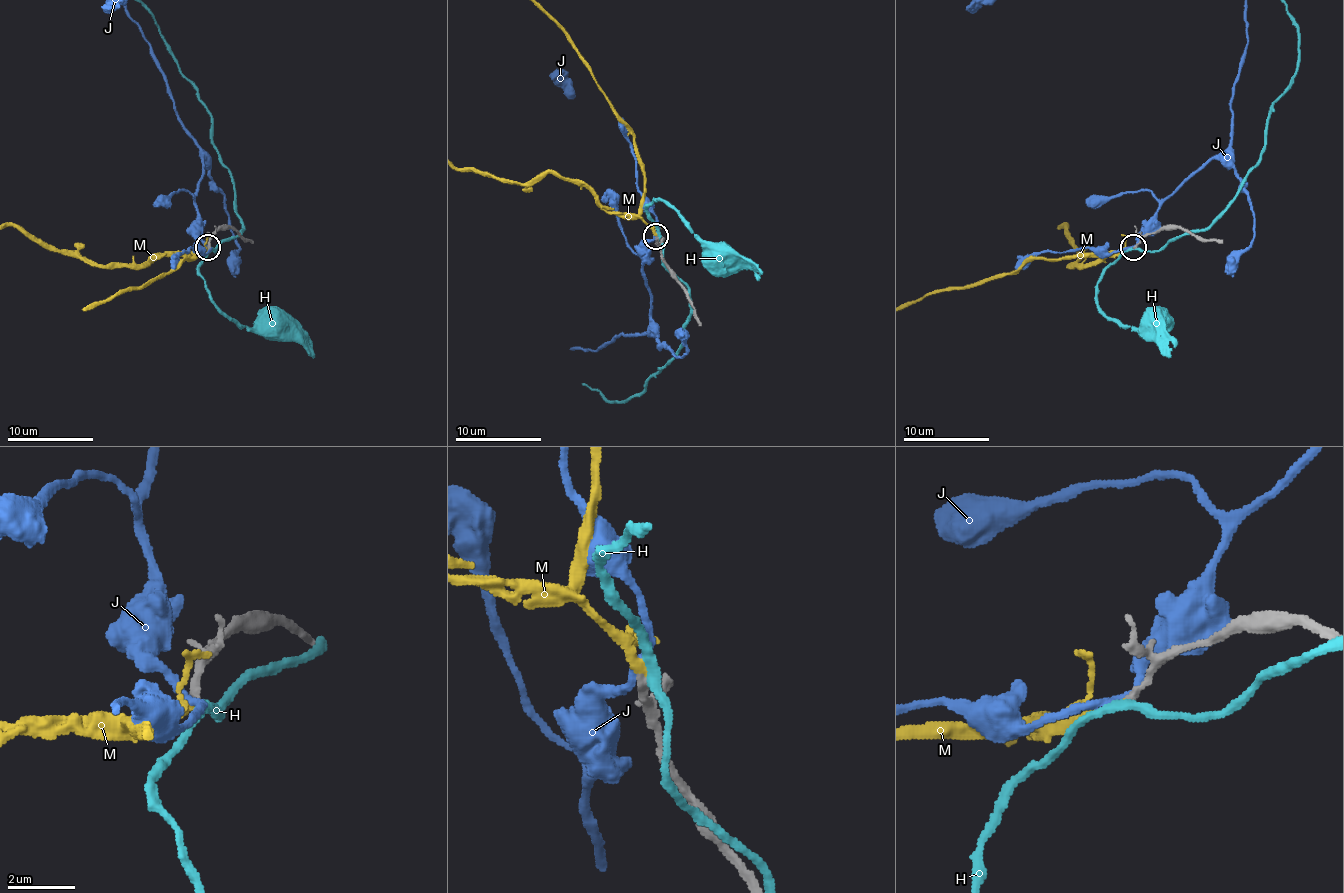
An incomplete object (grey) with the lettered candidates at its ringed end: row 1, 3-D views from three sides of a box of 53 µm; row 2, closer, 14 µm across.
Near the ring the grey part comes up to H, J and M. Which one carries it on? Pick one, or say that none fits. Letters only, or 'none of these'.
M

